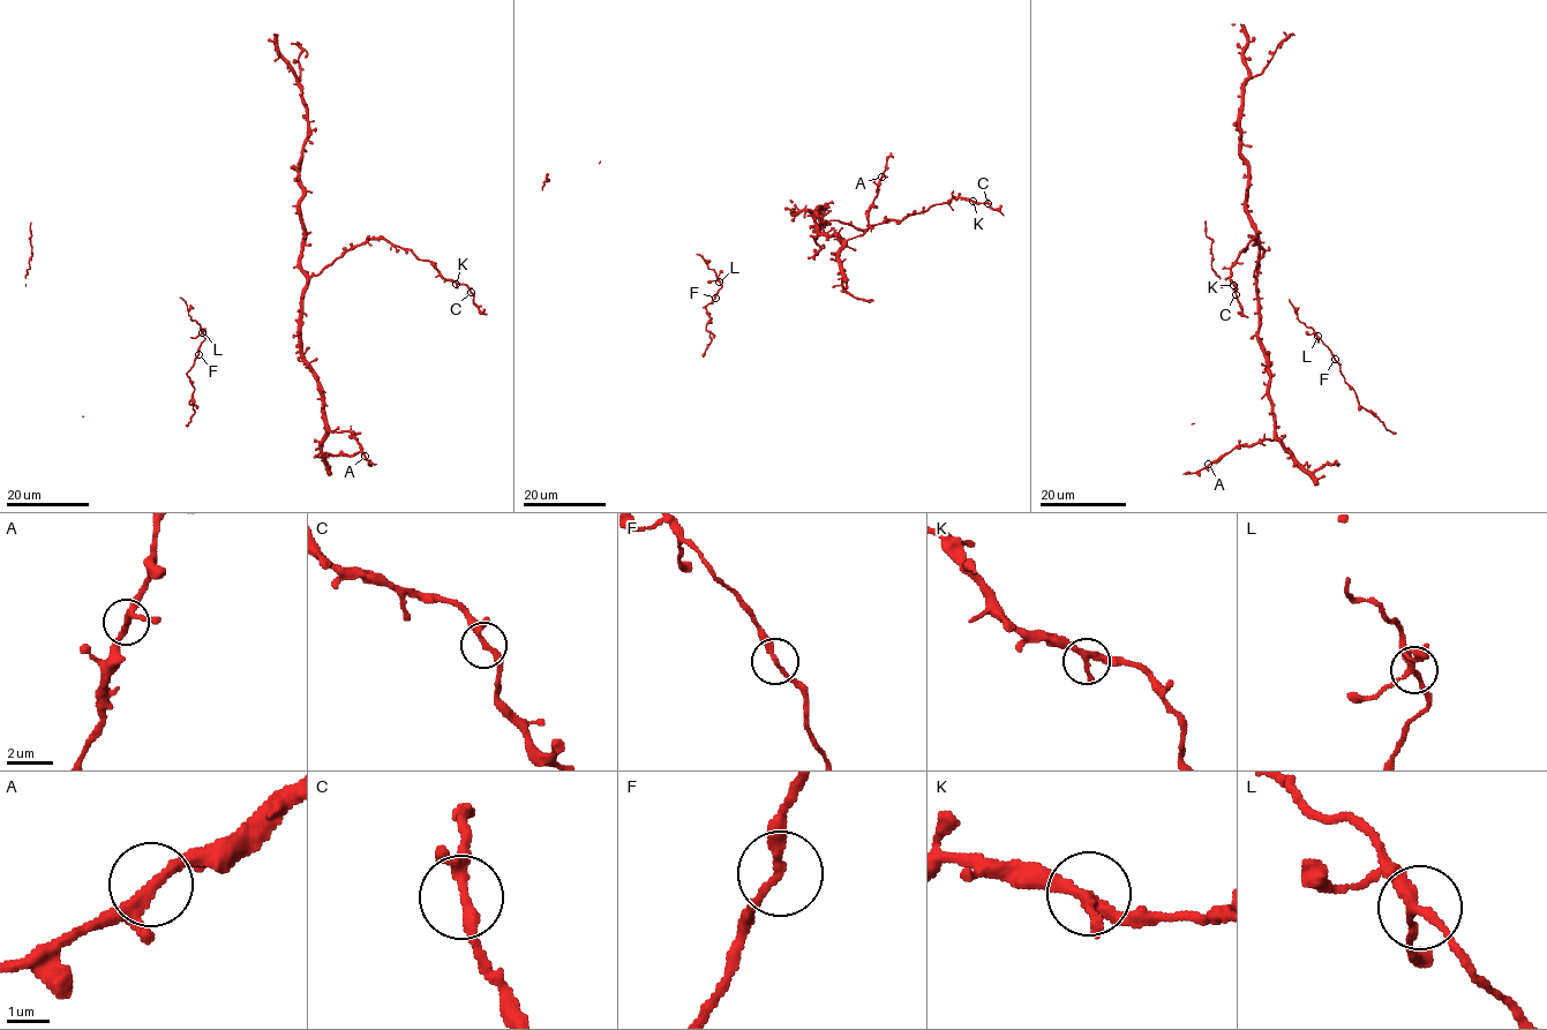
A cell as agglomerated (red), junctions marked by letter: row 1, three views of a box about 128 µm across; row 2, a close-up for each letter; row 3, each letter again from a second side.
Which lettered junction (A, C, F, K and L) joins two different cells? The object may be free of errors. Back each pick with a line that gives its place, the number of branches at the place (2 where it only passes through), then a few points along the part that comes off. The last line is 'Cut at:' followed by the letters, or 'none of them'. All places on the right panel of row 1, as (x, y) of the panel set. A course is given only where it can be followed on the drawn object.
Cut at: none of them

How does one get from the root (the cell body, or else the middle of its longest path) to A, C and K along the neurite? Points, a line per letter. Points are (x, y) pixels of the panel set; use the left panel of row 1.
A: (293, 335), (298, 337), (305, 363), (317, 385), (324, 425), (331, 431), (348, 431), (365, 456)
C: (293, 335), (298, 332), (306, 283), (346, 250), (375, 239), (410, 249), (444, 278), (464, 284), (471, 292)
K: (293, 335), (298, 332), (300, 295), (306, 283), (346, 250), (370, 240), (385, 239), (410, 249), (456, 284)

